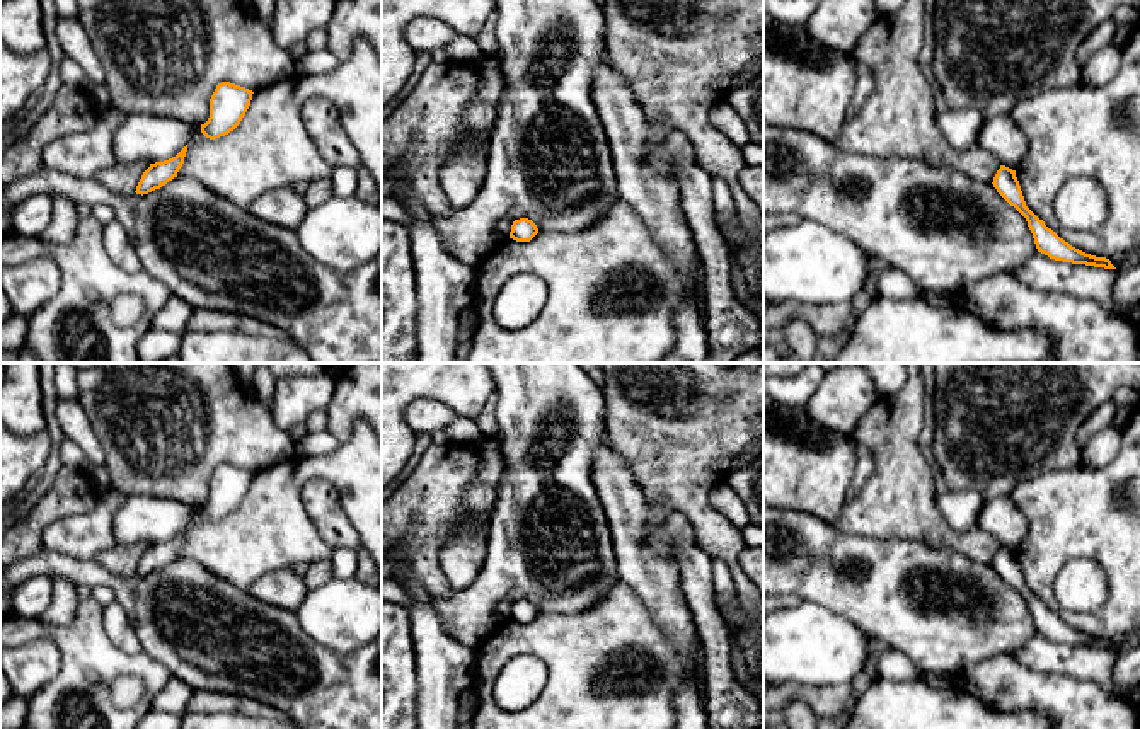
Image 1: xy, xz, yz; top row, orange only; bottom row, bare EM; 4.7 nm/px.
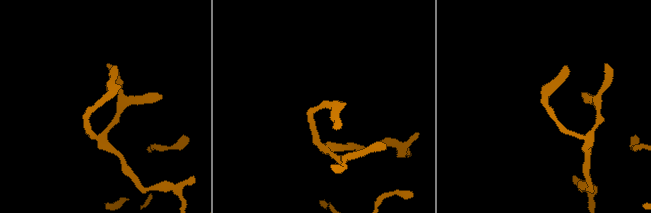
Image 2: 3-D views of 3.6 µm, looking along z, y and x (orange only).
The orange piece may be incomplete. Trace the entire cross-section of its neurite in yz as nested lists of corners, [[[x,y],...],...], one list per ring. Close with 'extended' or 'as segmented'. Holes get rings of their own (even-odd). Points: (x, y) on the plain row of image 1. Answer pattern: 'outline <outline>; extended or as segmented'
outline [[[1000,547],[992,565],[997,571],[997,574],[1026,600],[1038,634],[1055,642],[1116,651],[1109,640],[1085,635],[1072,629],[1068,623],[1060,620],[1051,610],[1048,610],[1045,603],[1039,601],[1026,588],[1019,562],[1016,559],[1016,552]]]; as segmented

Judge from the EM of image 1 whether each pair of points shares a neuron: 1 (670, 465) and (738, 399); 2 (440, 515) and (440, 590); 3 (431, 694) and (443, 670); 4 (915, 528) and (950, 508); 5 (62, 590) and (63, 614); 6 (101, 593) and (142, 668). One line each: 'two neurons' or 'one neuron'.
1: one neuron
2: one neuron
3: one neuron
4: two neurons
5: one neuron
6: two neurons

